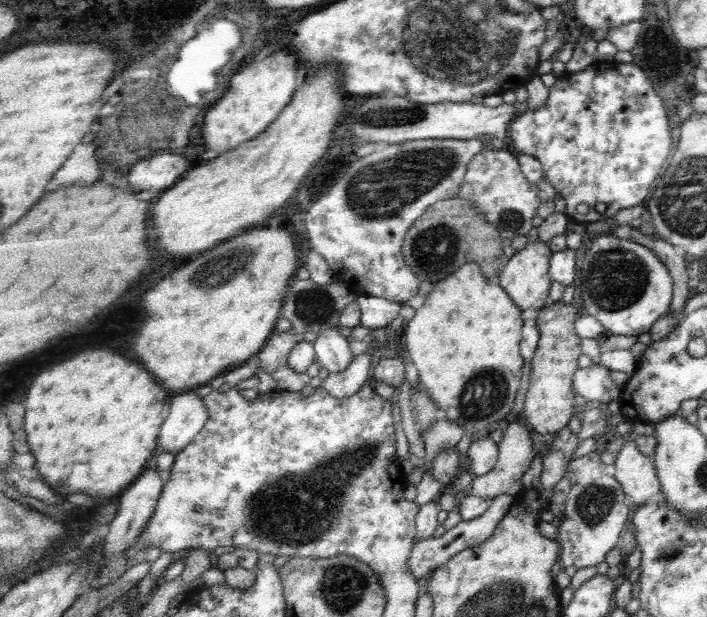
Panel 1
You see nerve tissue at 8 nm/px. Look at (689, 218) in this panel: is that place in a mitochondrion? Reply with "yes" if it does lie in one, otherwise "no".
yes

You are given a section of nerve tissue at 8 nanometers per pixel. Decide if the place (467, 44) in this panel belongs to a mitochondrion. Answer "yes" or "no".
yes

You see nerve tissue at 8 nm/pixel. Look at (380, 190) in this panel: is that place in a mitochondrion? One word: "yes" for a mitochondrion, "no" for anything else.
yes

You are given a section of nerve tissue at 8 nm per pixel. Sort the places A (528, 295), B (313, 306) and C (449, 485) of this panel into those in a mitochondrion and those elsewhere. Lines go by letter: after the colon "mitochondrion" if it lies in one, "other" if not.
A: other
B: mitochondrion
C: other

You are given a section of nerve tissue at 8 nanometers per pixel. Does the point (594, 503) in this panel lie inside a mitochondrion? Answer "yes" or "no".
yes

